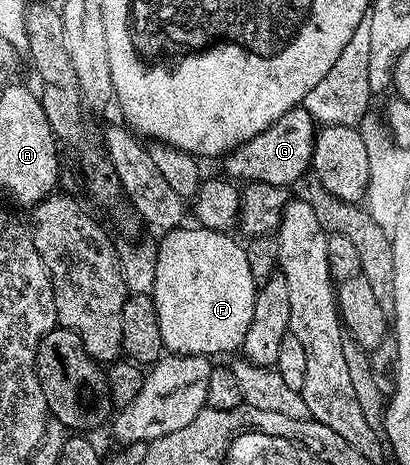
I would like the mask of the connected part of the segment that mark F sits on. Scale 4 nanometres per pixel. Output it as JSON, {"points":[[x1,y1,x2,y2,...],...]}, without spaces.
{"points":[[180,226,164,233,156,247,156,268,152,298,156,308,162,347,172,355,214,356,219,352,238,351,253,318,258,285,250,273,246,247,228,233]]}

